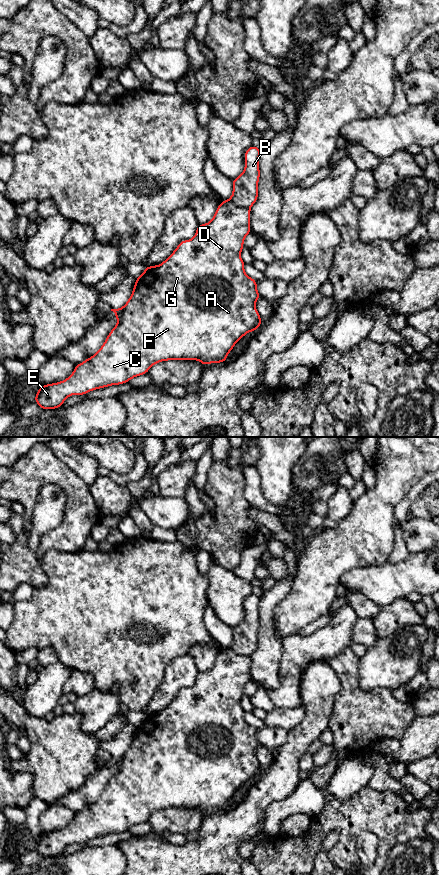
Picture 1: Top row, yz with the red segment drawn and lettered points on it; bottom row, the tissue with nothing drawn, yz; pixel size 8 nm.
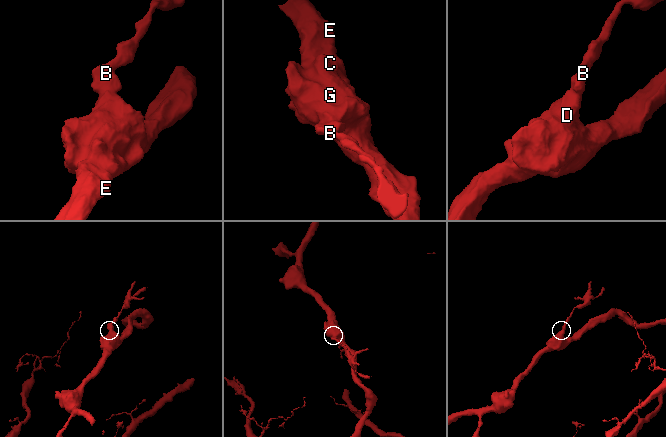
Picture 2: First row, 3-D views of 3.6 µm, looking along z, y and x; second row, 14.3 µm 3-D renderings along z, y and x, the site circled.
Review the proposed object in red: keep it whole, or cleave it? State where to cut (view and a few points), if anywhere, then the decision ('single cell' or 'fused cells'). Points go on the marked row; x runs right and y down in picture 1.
yz (229, 199), (236, 205), (249, 209) | fused cells

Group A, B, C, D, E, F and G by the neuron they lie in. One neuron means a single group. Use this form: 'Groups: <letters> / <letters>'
Groups: A C D E F G / B

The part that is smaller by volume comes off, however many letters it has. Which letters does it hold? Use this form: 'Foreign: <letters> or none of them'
Foreign: B

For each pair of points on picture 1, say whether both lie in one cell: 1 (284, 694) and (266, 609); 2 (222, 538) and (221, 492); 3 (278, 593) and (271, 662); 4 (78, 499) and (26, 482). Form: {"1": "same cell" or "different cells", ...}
{"1": "different cells", "2": "same cell", "3": "same cell", "4": "same cell"}

